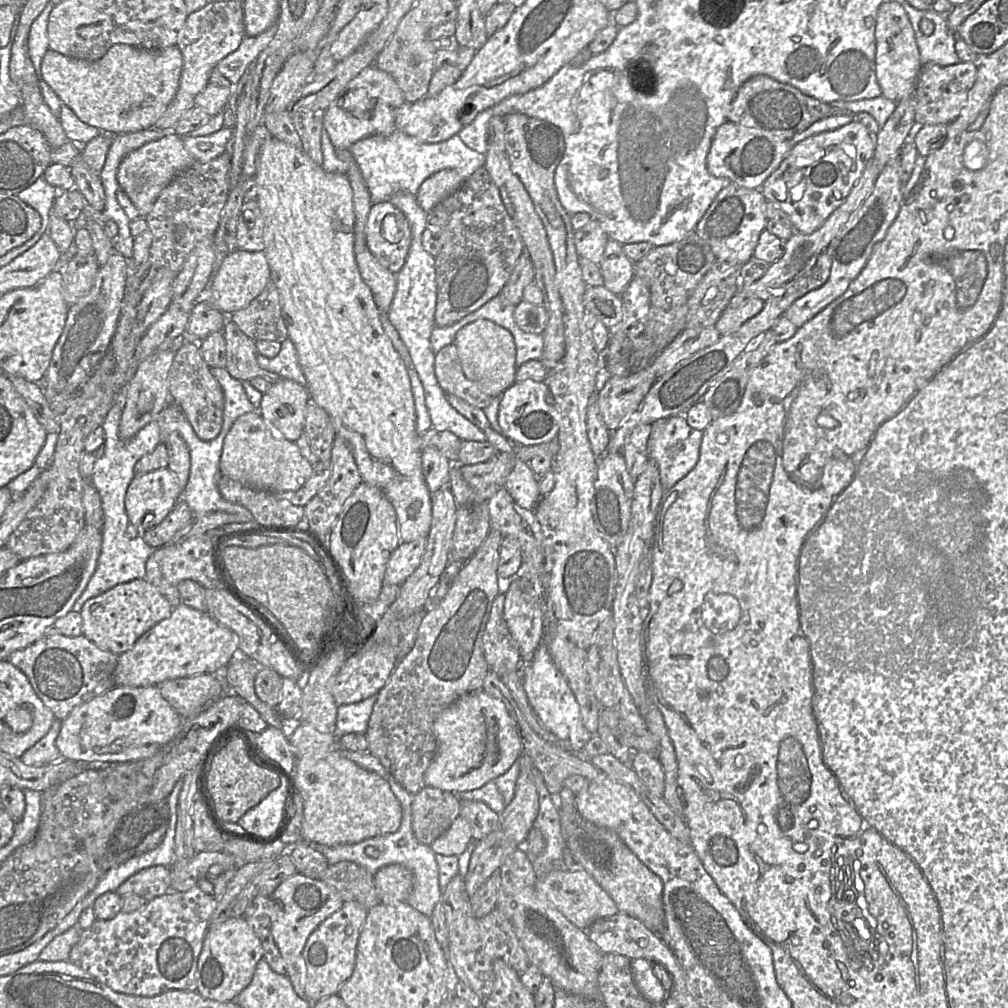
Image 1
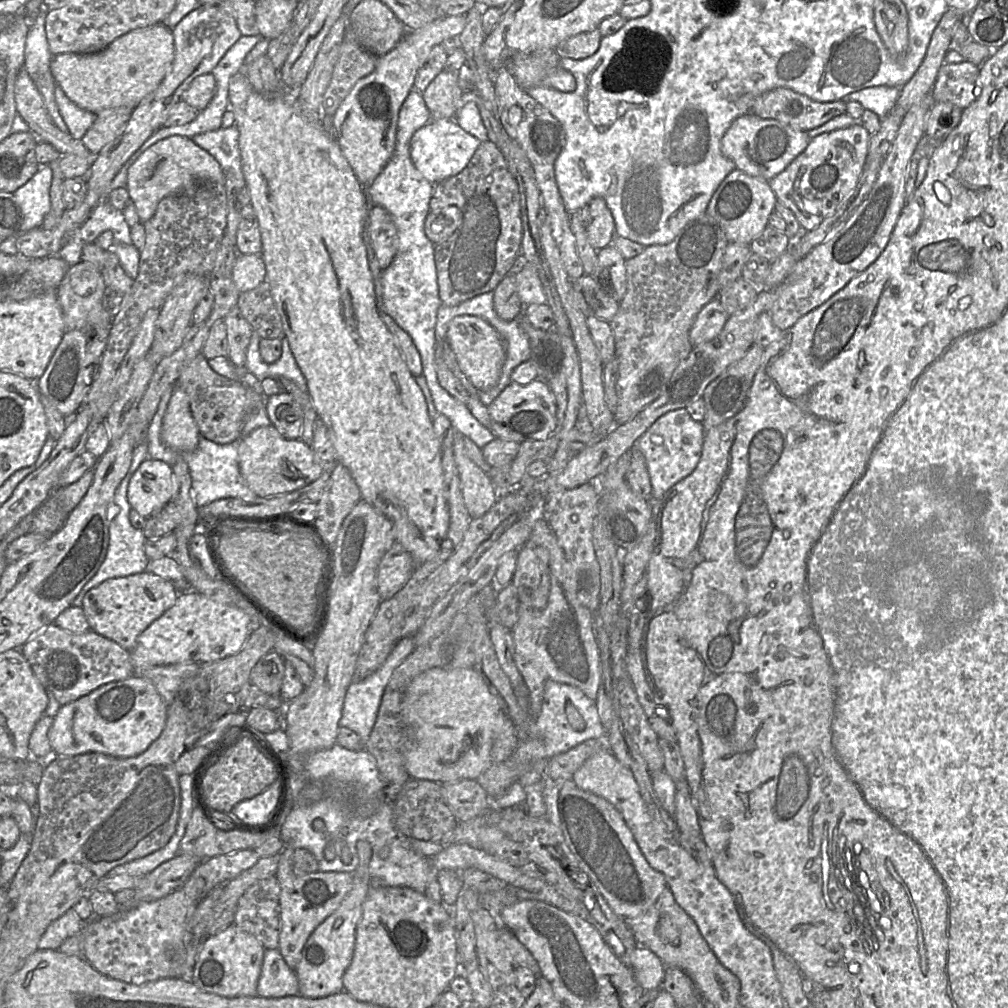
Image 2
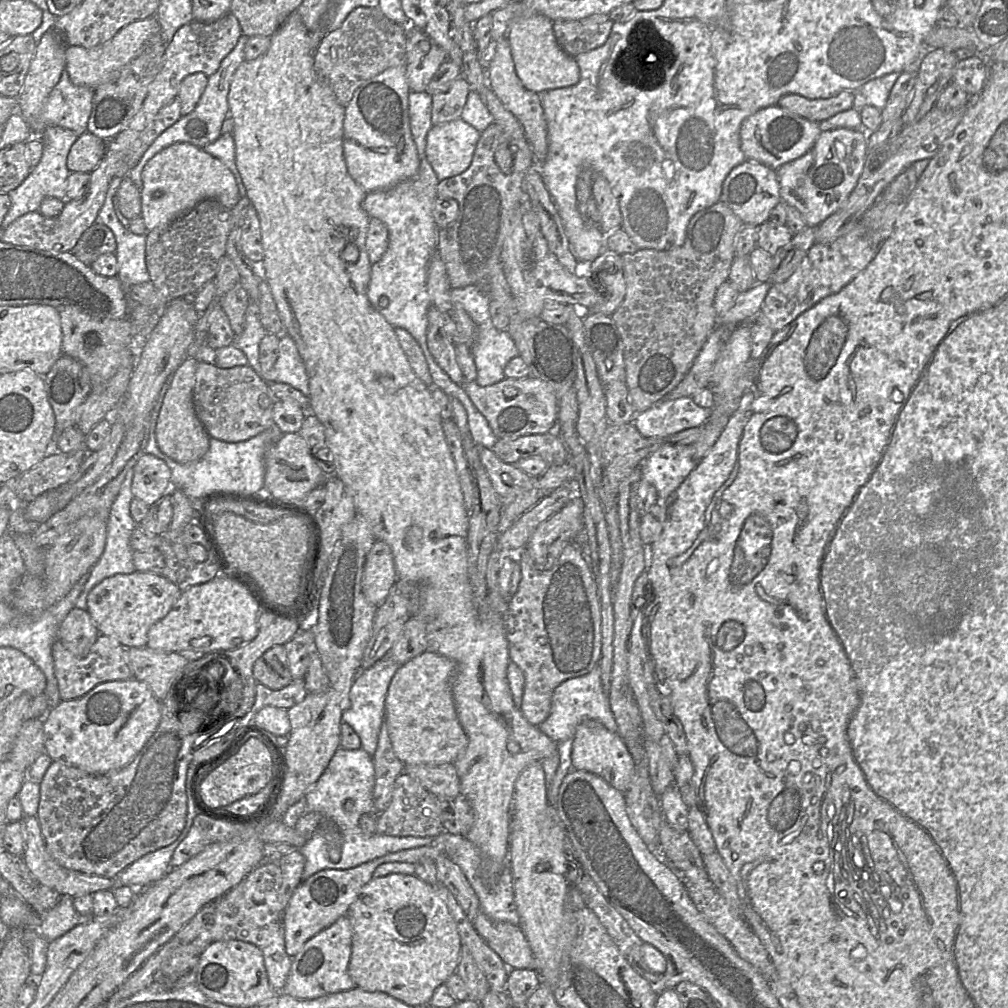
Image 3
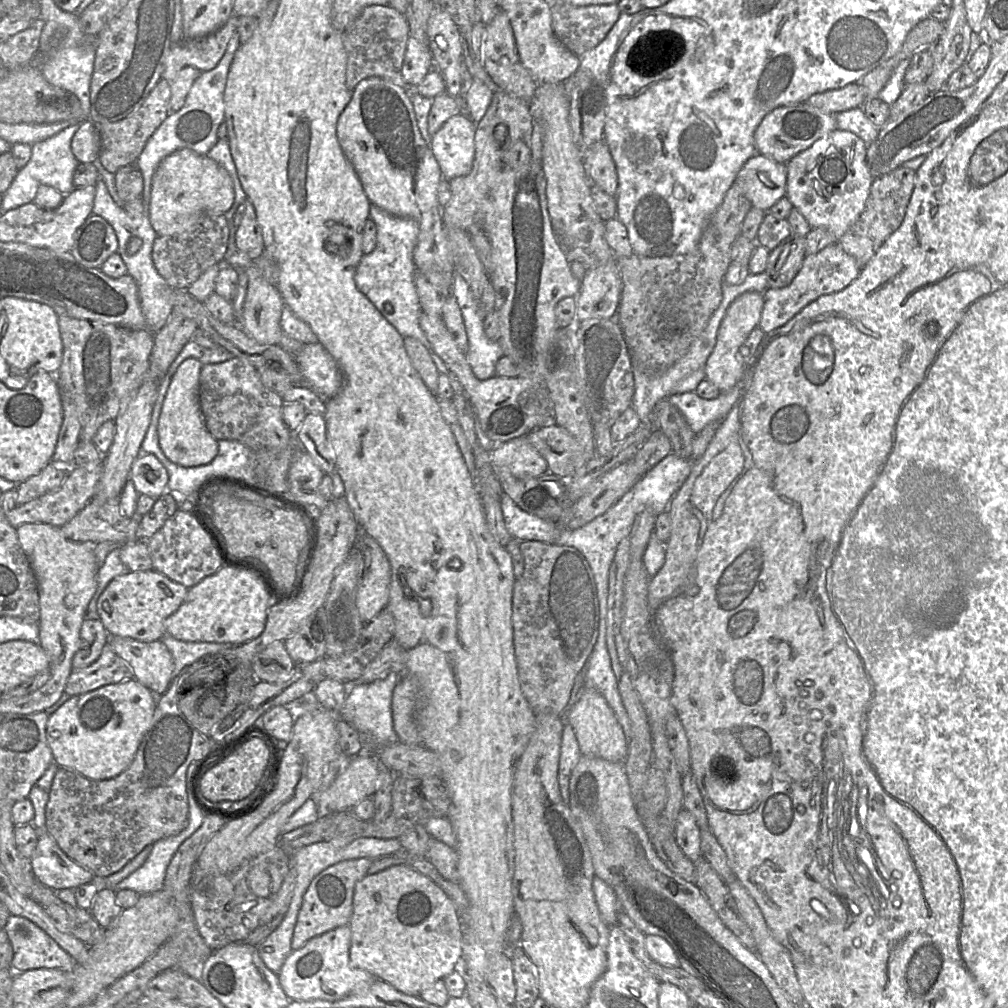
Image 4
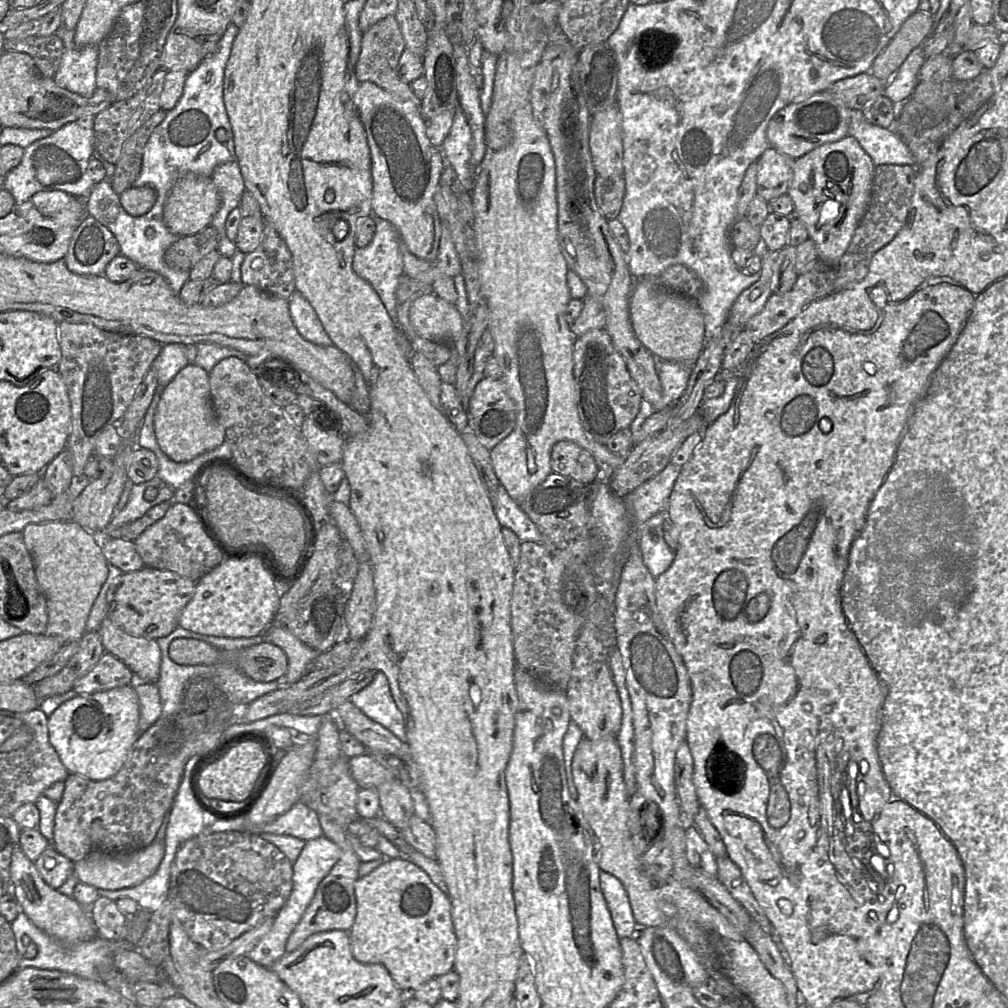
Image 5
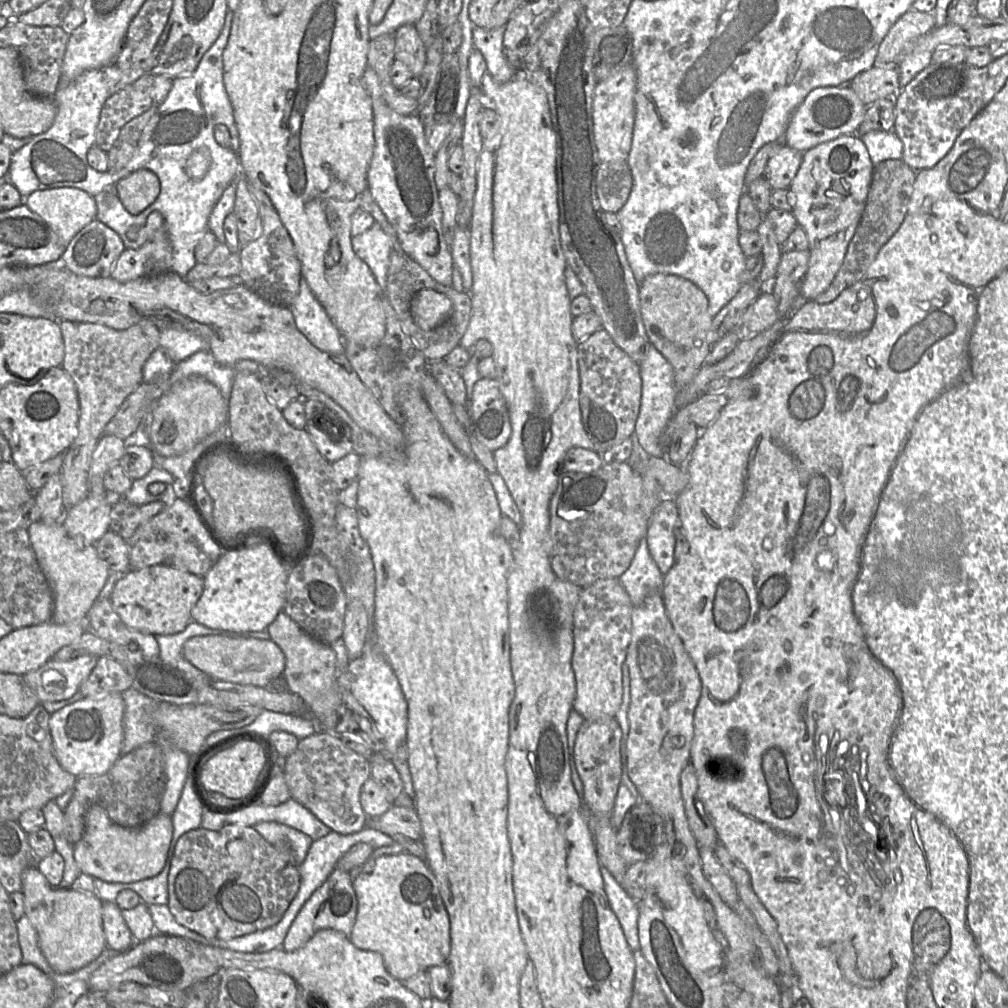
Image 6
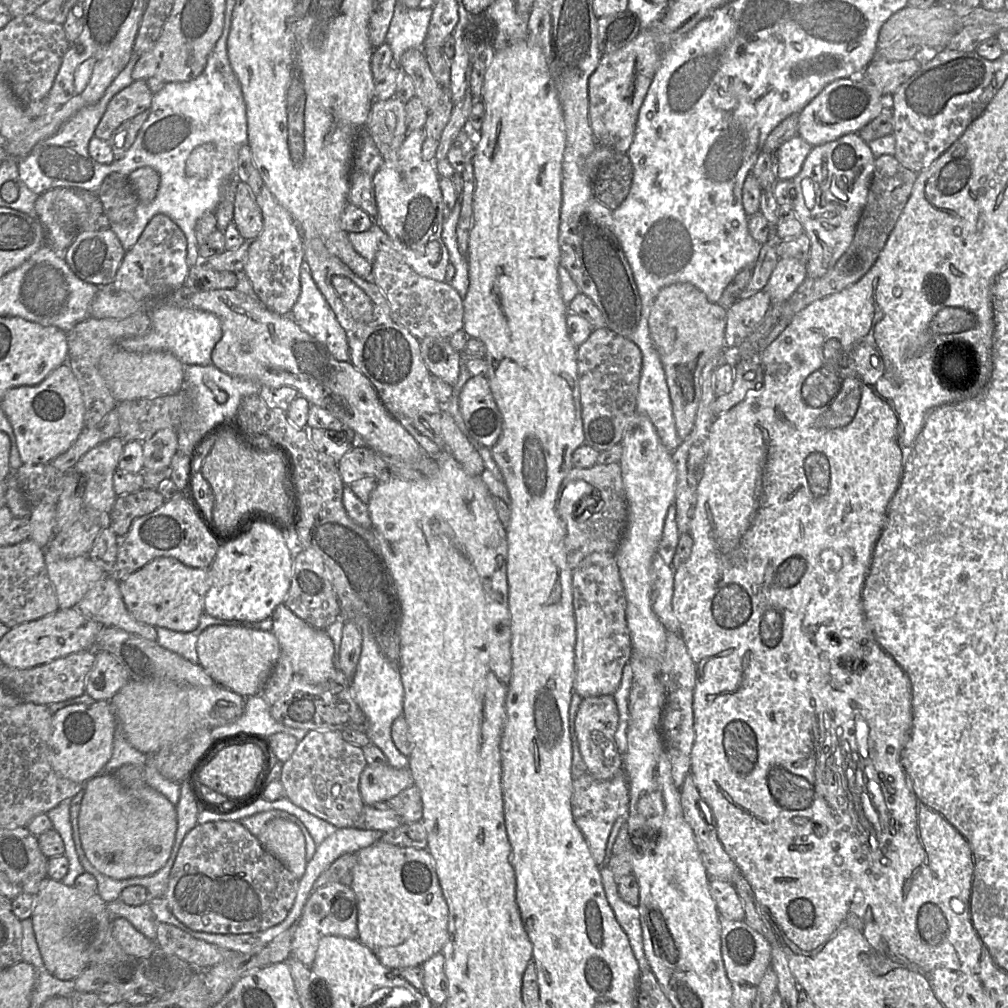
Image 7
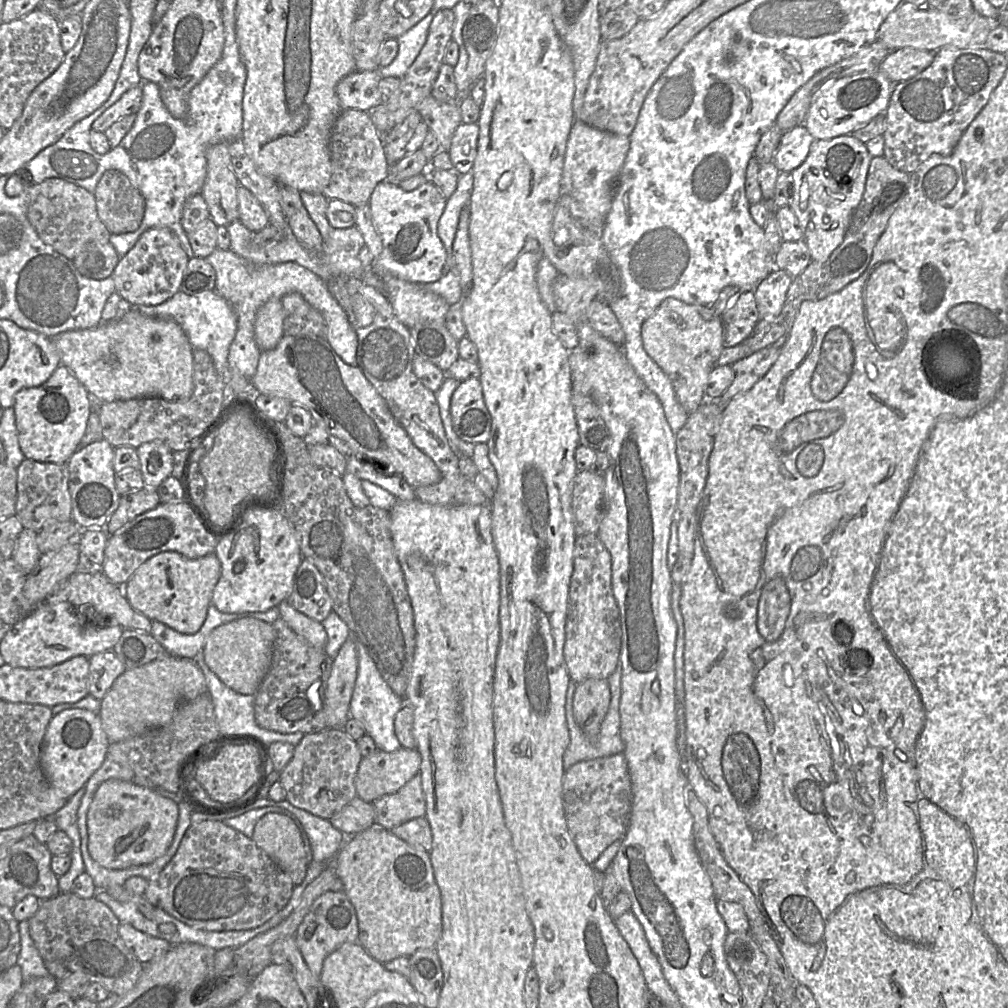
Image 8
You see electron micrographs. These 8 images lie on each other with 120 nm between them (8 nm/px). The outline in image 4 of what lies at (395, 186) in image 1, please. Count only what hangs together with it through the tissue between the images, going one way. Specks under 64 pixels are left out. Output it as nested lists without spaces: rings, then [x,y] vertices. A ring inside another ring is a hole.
[[[465,114],[449,118],[431,137],[430,147],[443,178],[470,173],[475,158],[476,123]]]

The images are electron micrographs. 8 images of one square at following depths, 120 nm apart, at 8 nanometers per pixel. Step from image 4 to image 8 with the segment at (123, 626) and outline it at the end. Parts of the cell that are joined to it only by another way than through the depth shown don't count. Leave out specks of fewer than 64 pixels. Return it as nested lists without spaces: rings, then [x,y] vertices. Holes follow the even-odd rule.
[[[175,551],[161,552],[145,561],[123,585],[124,596],[151,621],[159,621],[183,634],[196,634],[206,620],[221,569],[215,553],[190,559]]]

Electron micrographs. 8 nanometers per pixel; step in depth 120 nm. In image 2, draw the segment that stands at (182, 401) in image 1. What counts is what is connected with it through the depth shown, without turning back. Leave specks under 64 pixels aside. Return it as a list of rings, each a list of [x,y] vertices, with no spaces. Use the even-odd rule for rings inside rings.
[[[202,353],[184,367],[175,385],[188,395],[190,409],[200,434],[218,444],[228,444],[241,439],[245,421],[254,411],[265,405],[267,398],[262,392],[242,381],[228,379],[213,371]]]

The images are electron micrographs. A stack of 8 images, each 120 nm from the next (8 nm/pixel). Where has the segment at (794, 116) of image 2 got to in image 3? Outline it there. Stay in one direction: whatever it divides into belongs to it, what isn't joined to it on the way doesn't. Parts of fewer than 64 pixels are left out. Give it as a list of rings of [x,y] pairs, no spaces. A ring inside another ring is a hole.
[[[844,91],[827,99],[808,99],[798,94],[782,96],[777,105],[805,119],[820,123],[853,106],[855,92]]]

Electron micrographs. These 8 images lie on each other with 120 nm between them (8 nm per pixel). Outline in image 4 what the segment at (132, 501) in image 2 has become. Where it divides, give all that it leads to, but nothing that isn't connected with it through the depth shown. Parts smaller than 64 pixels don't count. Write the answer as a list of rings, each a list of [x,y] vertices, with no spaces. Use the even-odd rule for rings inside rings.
[[[140,454],[132,464],[130,478],[139,494],[153,499],[167,491],[168,472],[154,454]]]

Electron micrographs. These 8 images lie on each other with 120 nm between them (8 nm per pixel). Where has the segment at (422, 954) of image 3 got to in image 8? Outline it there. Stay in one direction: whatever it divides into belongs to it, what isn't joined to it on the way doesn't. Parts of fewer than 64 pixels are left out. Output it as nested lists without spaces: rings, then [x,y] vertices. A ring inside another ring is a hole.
[[[378,825],[347,836],[334,858],[337,877],[344,884],[344,893],[352,903],[358,920],[358,942],[369,955],[384,964],[415,951],[433,948],[442,932],[442,901],[429,852],[415,848]]]

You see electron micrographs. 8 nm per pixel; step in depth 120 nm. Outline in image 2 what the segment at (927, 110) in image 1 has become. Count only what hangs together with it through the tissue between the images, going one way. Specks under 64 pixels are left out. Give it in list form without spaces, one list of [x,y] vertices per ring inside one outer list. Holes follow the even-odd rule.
[[[969,61],[944,64],[939,69],[931,91],[933,102],[950,102],[961,109],[977,97],[980,67]]]

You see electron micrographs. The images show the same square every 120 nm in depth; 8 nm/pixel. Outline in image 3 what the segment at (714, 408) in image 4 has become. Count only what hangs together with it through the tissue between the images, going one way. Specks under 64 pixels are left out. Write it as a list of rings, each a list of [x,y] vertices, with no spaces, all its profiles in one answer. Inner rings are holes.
[[[692,397],[662,399],[646,411],[637,413],[633,424],[646,438],[665,439],[683,430],[702,426],[711,413],[712,409],[698,406]]]

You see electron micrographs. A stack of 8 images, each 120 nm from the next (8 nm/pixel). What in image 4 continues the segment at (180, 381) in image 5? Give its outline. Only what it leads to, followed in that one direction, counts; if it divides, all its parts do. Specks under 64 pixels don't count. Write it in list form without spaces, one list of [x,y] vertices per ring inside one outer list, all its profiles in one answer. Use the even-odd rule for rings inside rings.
[[[195,358],[186,359],[172,377],[158,420],[159,445],[165,456],[183,467],[211,462],[218,453],[218,440],[207,430],[199,400],[199,379],[203,364]]]

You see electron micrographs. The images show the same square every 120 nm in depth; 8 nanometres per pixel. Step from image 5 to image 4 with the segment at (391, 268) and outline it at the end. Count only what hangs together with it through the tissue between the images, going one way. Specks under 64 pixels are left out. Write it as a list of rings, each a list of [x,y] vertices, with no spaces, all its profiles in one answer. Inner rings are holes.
[[[370,205],[369,218],[376,225],[376,246],[369,254],[363,254],[354,275],[355,284],[391,323],[402,337],[417,339],[428,351],[440,374],[449,376],[449,369],[433,351],[430,342],[420,327],[422,308],[415,286],[413,251],[417,243],[418,223],[410,218],[389,214],[376,205]]]

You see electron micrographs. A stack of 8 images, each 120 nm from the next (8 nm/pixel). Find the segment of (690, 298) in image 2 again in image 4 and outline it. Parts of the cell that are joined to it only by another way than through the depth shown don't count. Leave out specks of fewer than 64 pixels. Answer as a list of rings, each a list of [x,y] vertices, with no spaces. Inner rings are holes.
[[[733,184],[722,203],[708,219],[698,247],[684,255],[648,257],[633,253],[628,257],[616,257],[622,277],[622,292],[616,319],[625,336],[633,372],[639,369],[647,375],[660,375],[673,366],[688,351],[721,303],[722,280],[732,261],[732,244],[741,233],[745,217],[752,208],[751,202]]]

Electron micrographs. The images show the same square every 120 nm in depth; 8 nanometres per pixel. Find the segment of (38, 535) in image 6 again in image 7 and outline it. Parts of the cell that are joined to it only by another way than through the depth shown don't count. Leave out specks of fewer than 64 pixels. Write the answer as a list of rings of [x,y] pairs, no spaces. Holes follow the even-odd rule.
[[[44,550],[44,556],[49,578],[56,591],[59,609],[76,608],[88,590],[105,575],[109,575],[98,567],[88,555],[72,559],[58,559]]]

